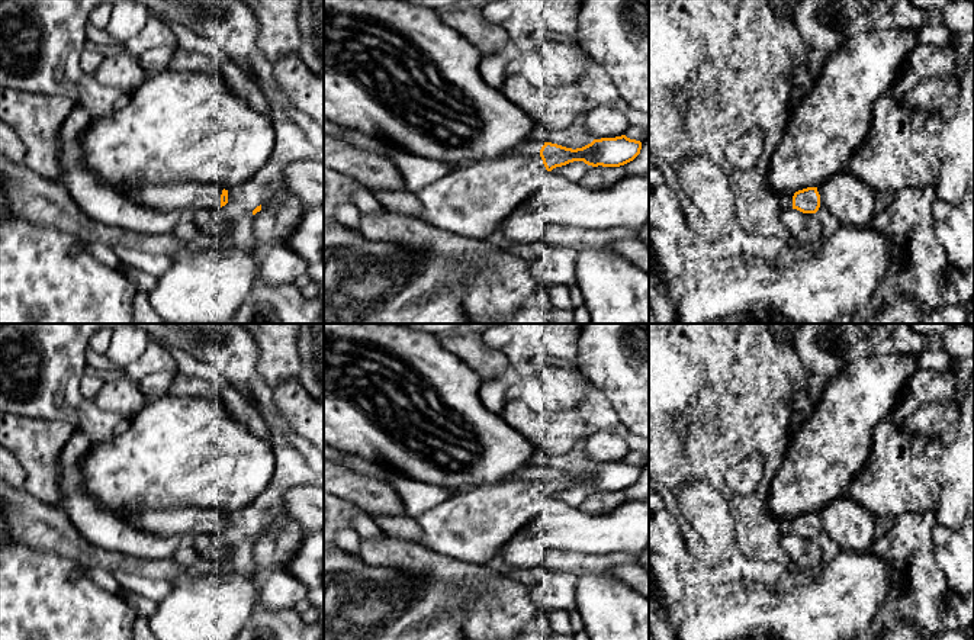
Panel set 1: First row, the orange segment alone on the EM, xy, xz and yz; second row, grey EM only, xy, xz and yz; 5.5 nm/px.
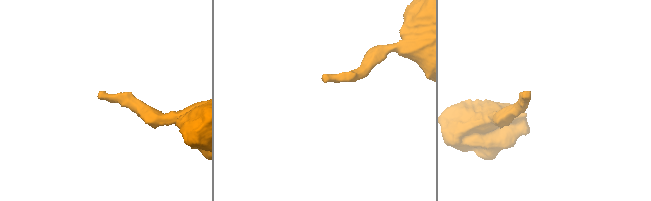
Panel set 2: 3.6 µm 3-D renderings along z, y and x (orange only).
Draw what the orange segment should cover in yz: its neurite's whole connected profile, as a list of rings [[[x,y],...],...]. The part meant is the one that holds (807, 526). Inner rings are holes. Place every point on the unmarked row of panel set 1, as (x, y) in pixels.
[[[823,511],[807,512],[795,517],[793,521],[793,534],[803,538],[816,538],[822,530],[826,530]]]

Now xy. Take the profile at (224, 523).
[[[177,506],[168,509],[123,509],[122,517],[135,530],[155,537],[215,534],[228,528],[228,515],[219,509]]]

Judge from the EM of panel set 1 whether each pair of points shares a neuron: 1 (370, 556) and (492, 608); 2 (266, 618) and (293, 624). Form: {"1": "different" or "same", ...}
{"1": "same", "2": "same"}

